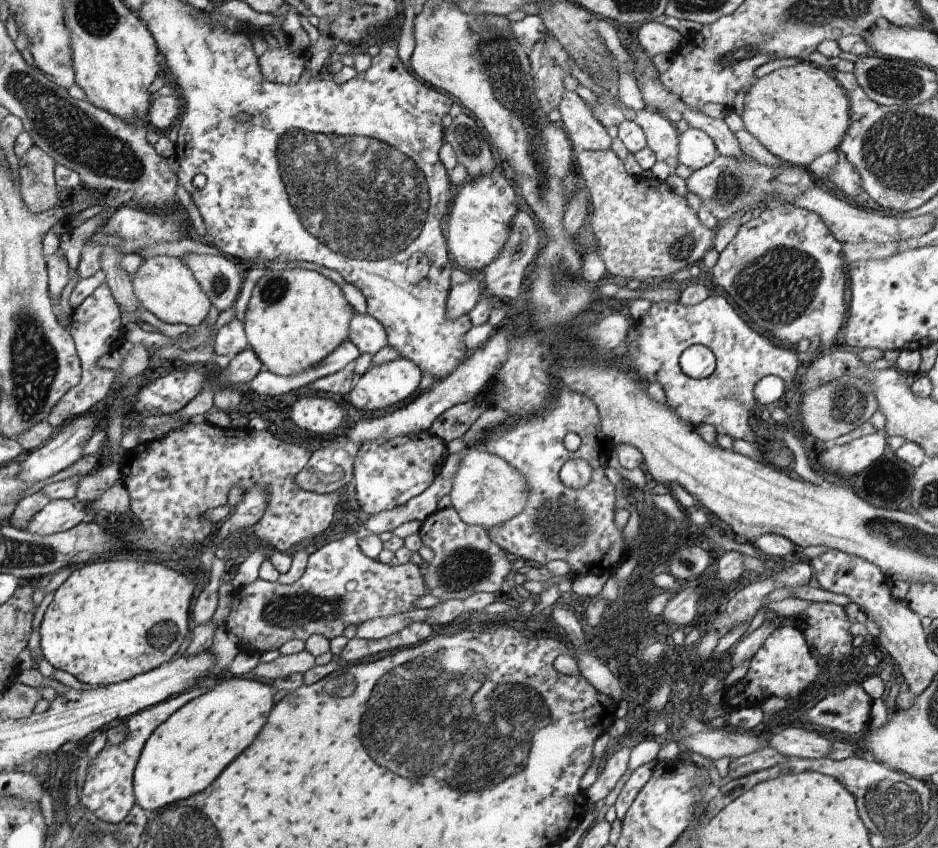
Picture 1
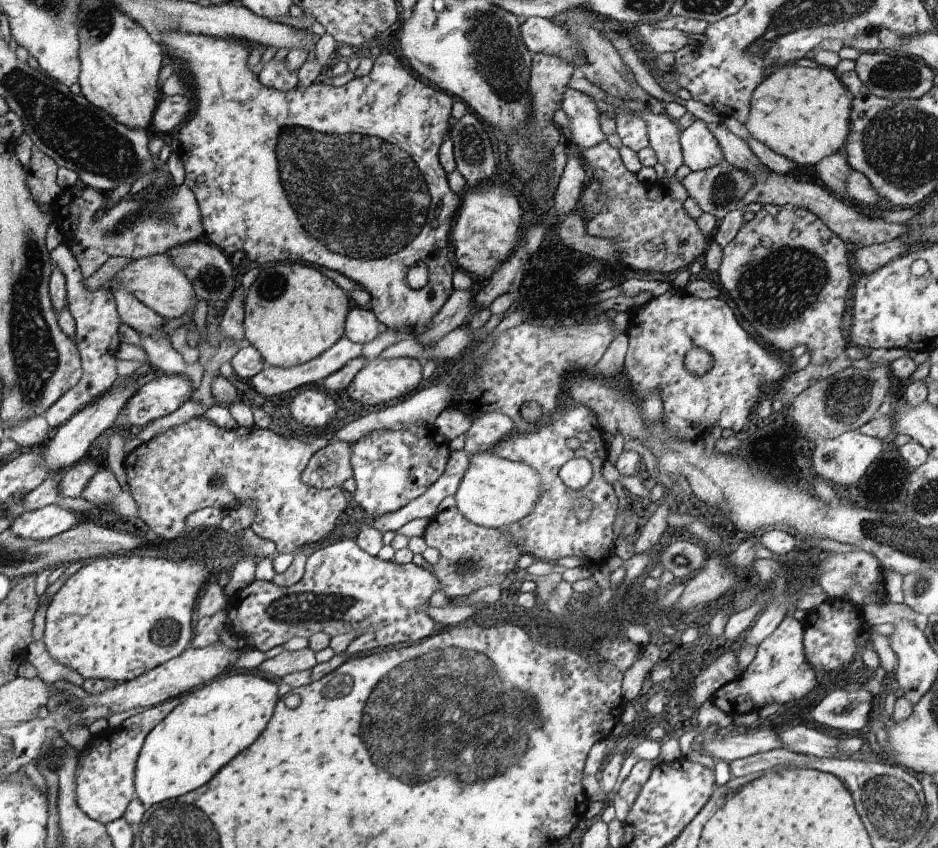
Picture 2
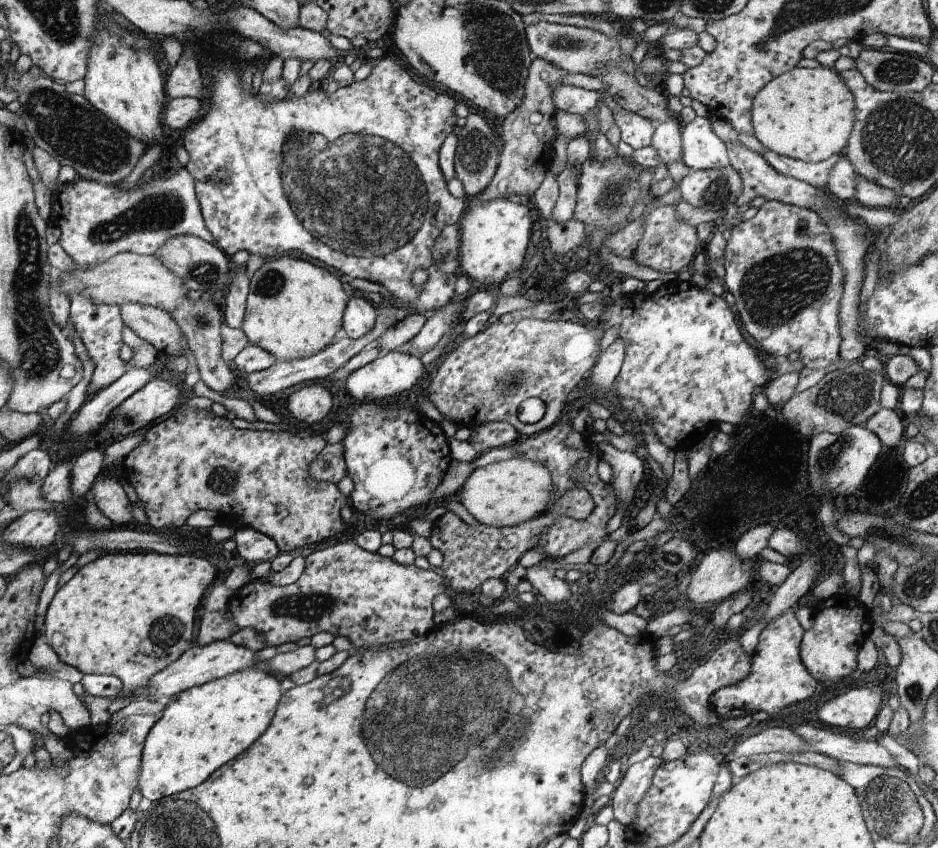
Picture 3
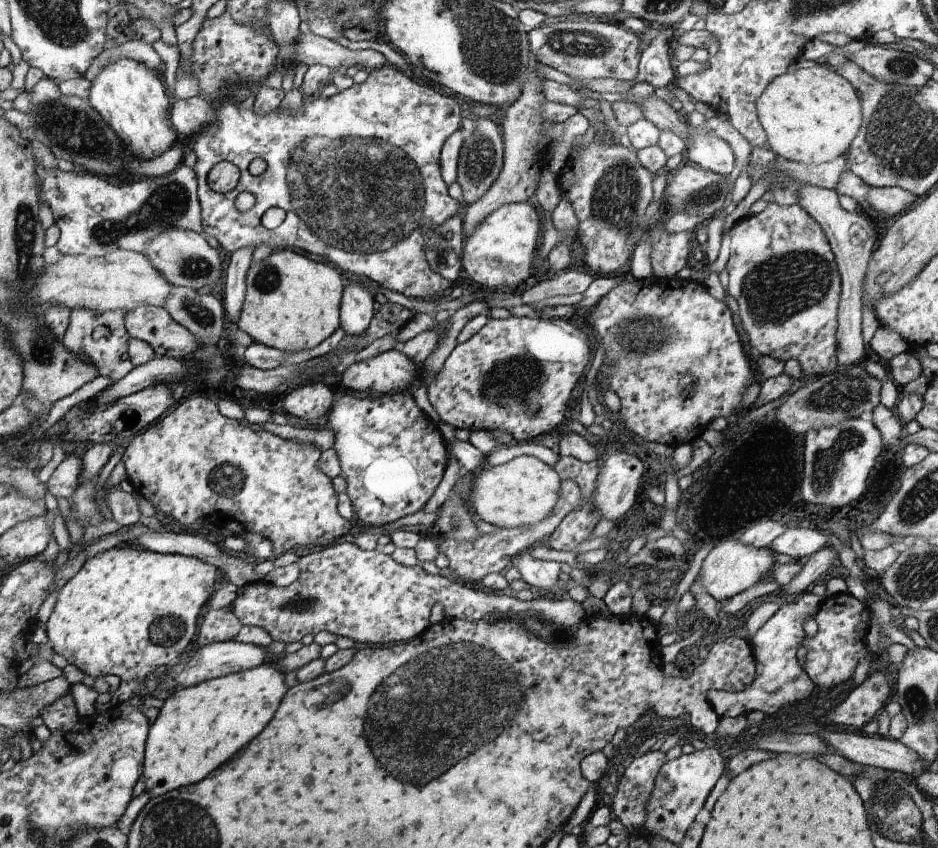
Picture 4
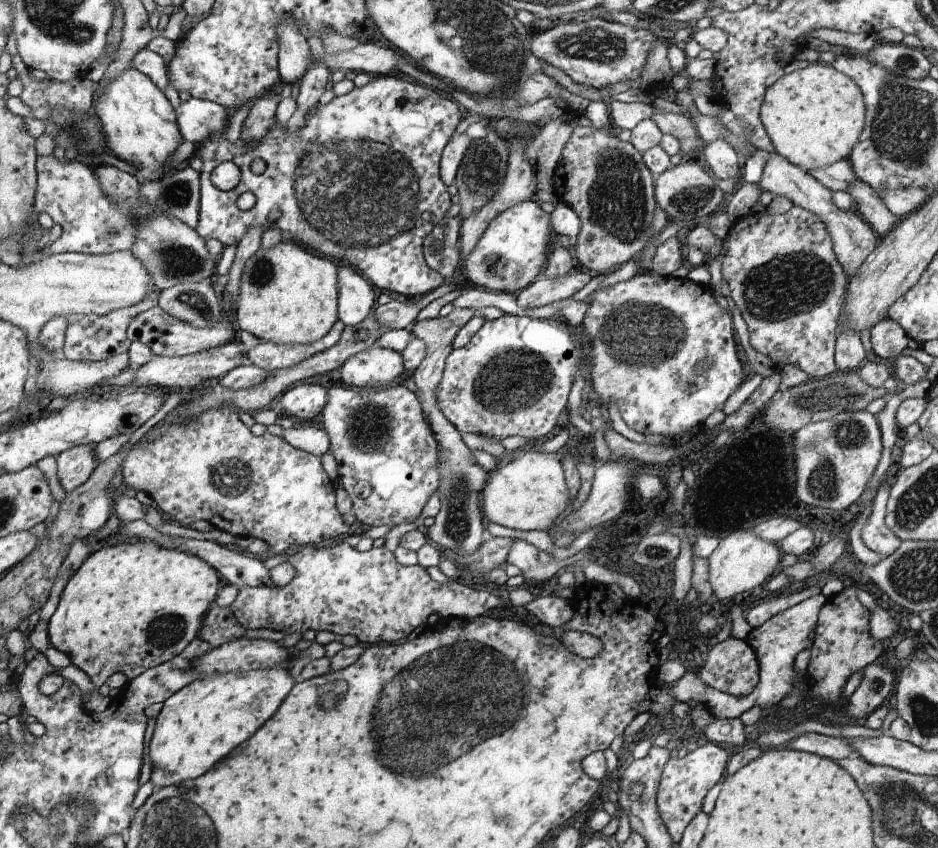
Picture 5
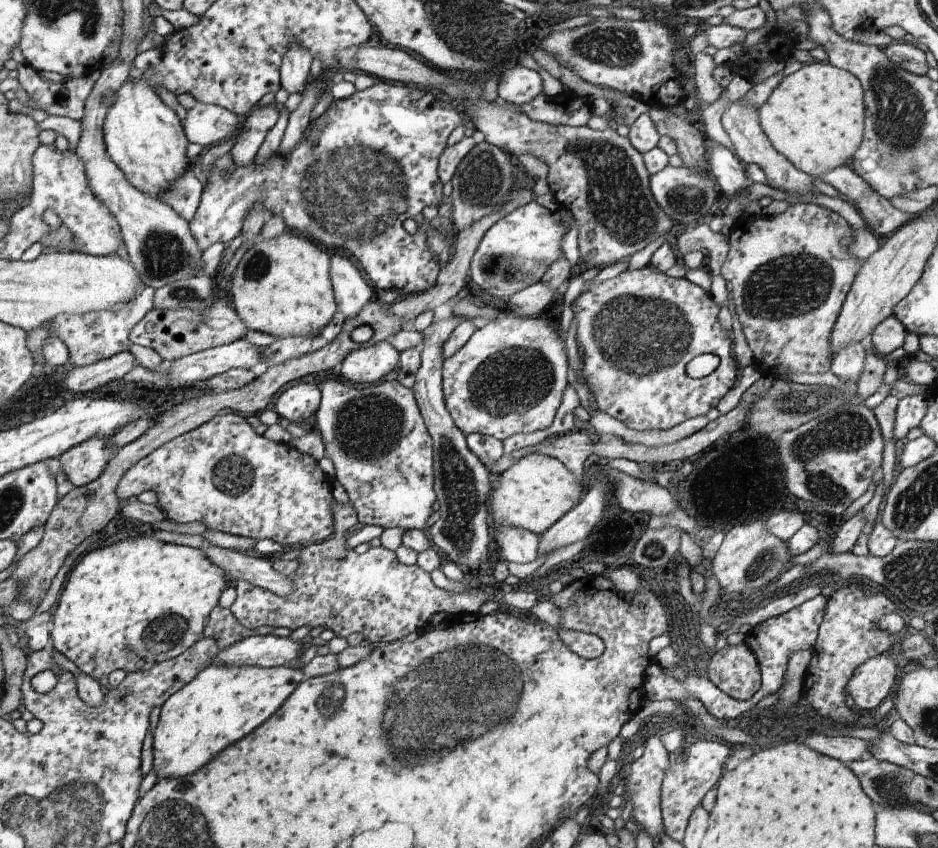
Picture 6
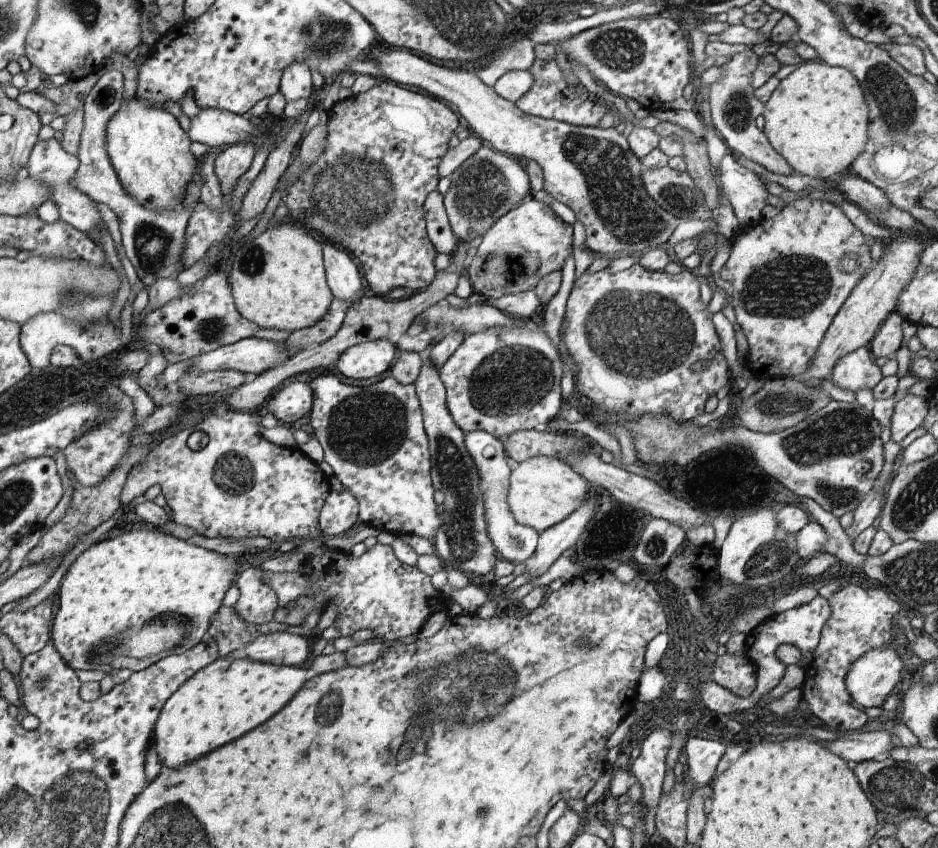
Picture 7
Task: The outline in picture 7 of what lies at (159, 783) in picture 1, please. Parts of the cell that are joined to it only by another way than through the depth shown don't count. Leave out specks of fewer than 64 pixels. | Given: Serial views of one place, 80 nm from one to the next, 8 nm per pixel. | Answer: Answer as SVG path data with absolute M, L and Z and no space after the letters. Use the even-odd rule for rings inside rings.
M227 655L226 657L218 657L211 665L205 666L201 668L198 673L195 674L194 677L190 678L186 682L186 684L182 685L166 702L163 706L162 712L159 714L158 720L155 722L155 745L157 753L160 755L160 760L162 760L163 766L167 766L171 769L178 769L182 765L190 765L192 761L199 760L200 757L207 756L208 753L211 753L212 750L218 749L222 746L222 744L228 744L228 742L232 742L232 740L236 740L236 738L240 738L240 736L244 736L246 732L250 732L250 730L254 730L256 726L260 726L262 722L266 722L275 716L276 713L279 713L280 710L284 708L294 697L295 694L299 692L300 689L303 688L304 685L307 684L308 681L311 680L313 676L317 674L312 674L312 665L308 664L302 667L295 667L290 665L275 665L274 663L263 663L262 661L255 661L254 659L250 659L248 657L244 658L236 658L231 655Z

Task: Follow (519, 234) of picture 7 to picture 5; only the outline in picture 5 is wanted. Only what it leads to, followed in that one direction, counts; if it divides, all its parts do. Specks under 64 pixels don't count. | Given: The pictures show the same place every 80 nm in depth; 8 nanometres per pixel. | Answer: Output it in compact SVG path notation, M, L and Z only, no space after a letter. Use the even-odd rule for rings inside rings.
M530 200L513 206L503 213L500 213L484 231L480 240L476 243L474 250L464 262L465 280L469 280L476 286L482 286L489 291L512 293L522 290L532 284L540 274L546 258L550 256L555 246L552 239L556 236L551 223L551 214L545 212L537 200Z

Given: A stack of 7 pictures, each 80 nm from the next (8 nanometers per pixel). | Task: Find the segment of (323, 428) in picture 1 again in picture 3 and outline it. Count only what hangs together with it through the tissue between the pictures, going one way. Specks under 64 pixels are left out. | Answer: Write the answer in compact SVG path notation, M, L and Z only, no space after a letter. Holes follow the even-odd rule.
M310 384L288 397L288 410L298 420L320 422L332 410L332 394L320 384Z

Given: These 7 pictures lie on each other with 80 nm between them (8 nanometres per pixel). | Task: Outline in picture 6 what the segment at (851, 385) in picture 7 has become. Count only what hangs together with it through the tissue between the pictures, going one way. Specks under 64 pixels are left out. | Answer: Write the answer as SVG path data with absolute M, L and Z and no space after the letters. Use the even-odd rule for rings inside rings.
M856 343L835 354L831 362L831 371L844 382L856 384L862 374L866 360L866 349L861 343Z

